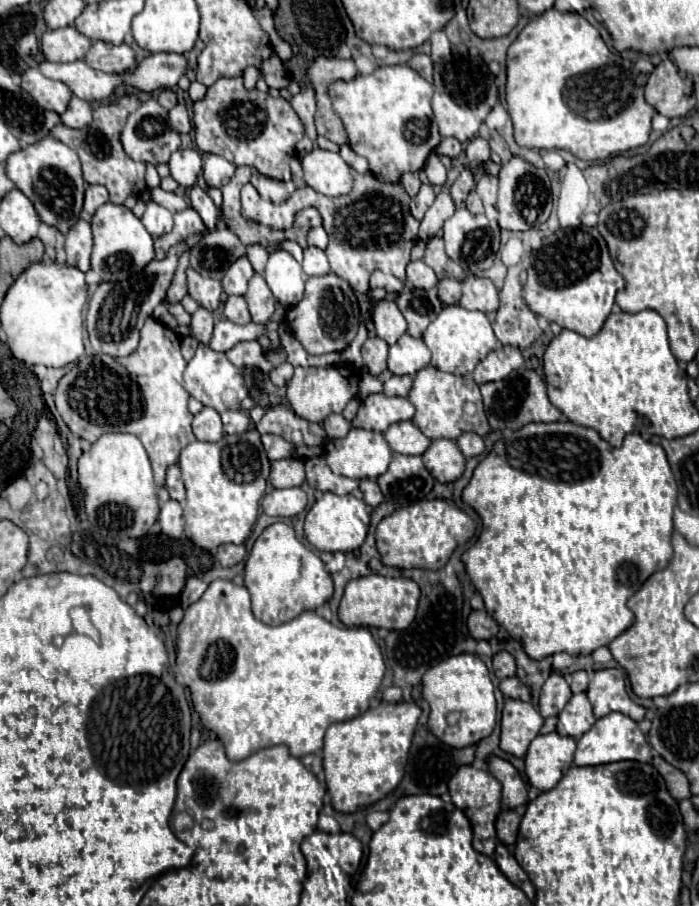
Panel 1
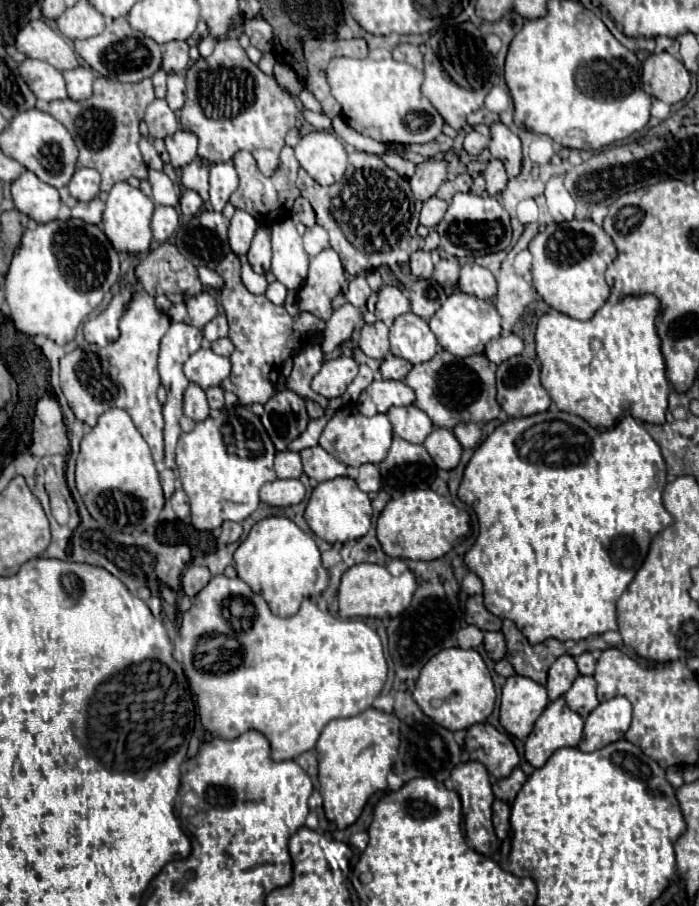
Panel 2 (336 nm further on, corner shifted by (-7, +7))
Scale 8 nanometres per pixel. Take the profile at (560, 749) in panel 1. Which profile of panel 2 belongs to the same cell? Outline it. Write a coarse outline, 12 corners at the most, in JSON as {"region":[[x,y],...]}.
{"region":[[552,701],[526,739],[538,769],[556,749],[578,747],[584,719]]}

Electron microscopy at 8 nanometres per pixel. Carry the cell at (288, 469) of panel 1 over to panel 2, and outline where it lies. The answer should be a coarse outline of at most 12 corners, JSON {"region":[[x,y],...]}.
{"region":[[296,451],[276,453],[274,471],[282,479],[298,479],[302,461]]}

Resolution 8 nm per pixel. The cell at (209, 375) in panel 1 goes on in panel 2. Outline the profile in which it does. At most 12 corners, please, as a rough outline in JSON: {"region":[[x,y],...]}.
{"region":[[202,347],[184,363],[188,381],[208,389],[230,375],[230,361]]}

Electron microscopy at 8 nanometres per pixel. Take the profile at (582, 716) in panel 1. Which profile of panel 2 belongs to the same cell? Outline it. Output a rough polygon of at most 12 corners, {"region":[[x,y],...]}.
{"region":[[578,675],[564,695],[570,709],[586,717],[596,705],[594,677]]}

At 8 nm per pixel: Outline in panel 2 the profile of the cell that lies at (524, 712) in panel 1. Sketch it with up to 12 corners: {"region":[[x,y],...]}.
{"region":[[512,675],[500,725],[526,739],[548,705],[546,687]]}

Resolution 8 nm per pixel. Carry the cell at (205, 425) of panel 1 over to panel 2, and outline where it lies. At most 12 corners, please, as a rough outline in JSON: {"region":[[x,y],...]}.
{"region":[[196,383],[184,391],[186,417],[204,421],[210,413],[206,395]]}

